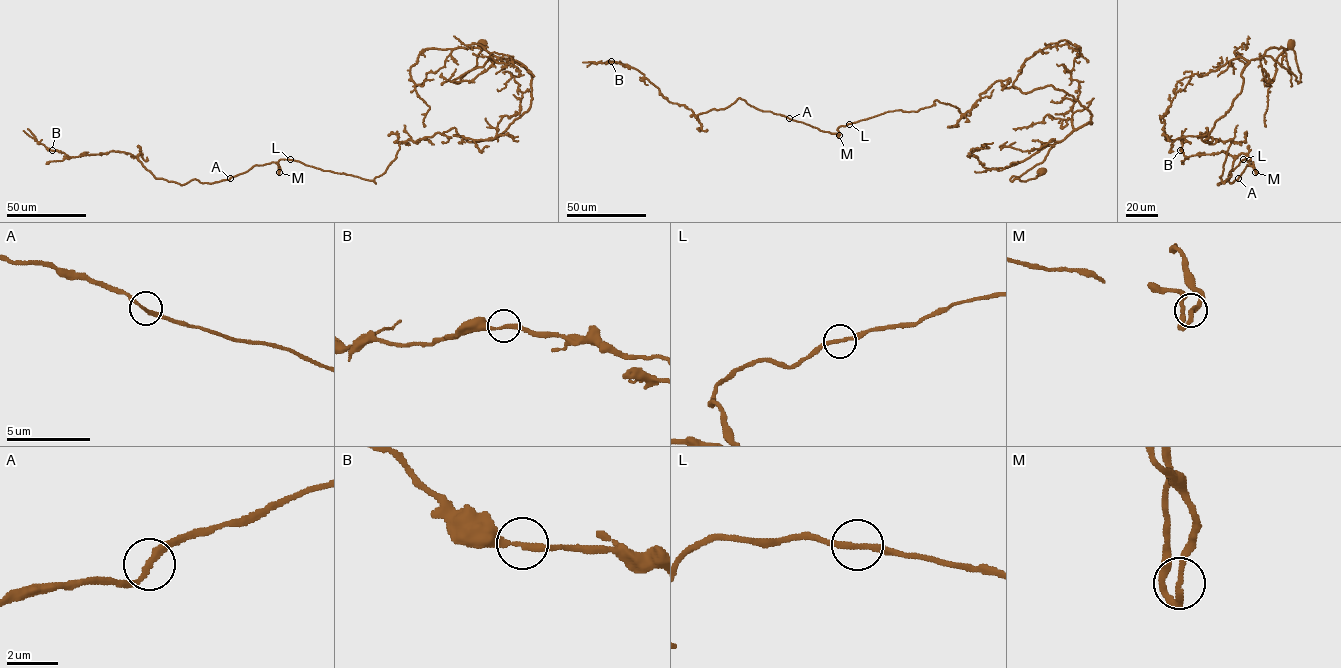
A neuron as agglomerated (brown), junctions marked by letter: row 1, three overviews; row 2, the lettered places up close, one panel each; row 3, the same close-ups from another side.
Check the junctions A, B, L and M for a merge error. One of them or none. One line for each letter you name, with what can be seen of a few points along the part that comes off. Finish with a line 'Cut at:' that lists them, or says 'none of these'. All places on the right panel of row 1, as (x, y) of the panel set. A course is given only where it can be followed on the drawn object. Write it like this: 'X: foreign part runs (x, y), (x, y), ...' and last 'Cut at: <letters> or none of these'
Cut at: none of these

